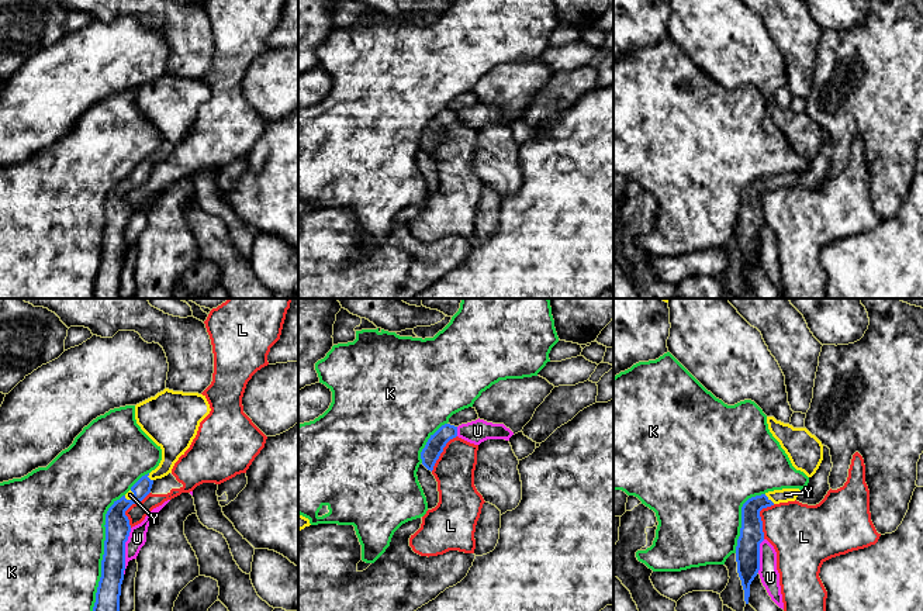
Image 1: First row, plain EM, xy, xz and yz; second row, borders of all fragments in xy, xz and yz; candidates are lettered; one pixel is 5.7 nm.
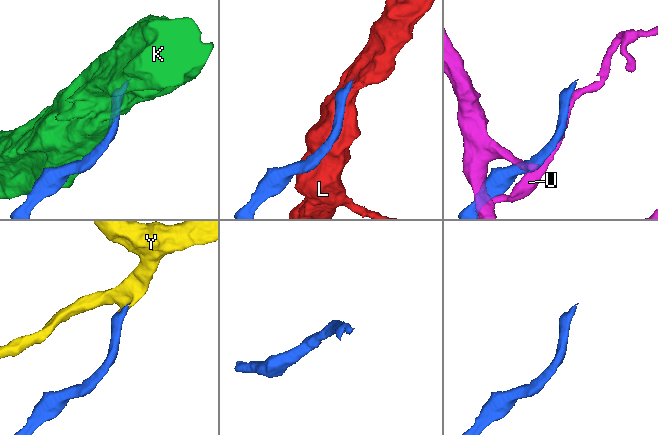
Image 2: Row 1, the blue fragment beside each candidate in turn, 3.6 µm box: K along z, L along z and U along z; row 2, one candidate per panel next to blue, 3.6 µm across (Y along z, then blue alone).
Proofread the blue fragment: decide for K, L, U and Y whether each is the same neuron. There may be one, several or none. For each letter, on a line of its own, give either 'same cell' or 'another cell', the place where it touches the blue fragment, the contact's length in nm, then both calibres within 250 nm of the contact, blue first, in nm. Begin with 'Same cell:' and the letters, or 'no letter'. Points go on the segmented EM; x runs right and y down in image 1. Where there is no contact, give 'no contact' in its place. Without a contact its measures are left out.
Same cell: Y
K: another cell; meets blue in xy at (104, 552); contact 700 nm long; 140 nm thick on the blue side, 480 nm on the other
L: another cell; meets blue in yz at (760, 518); contact 220 nm long; 140 nm thick on the blue side, 340 nm on the other
U: another cell; meets blue in xy at (124, 551); contact 260 nm long; 140 nm thick on the blue side, 100 nm on the other
Y: same cell; meets blue in yz at (770, 500); contact 80 nm long; 140 nm thick on the blue side, 80 nm on the other

